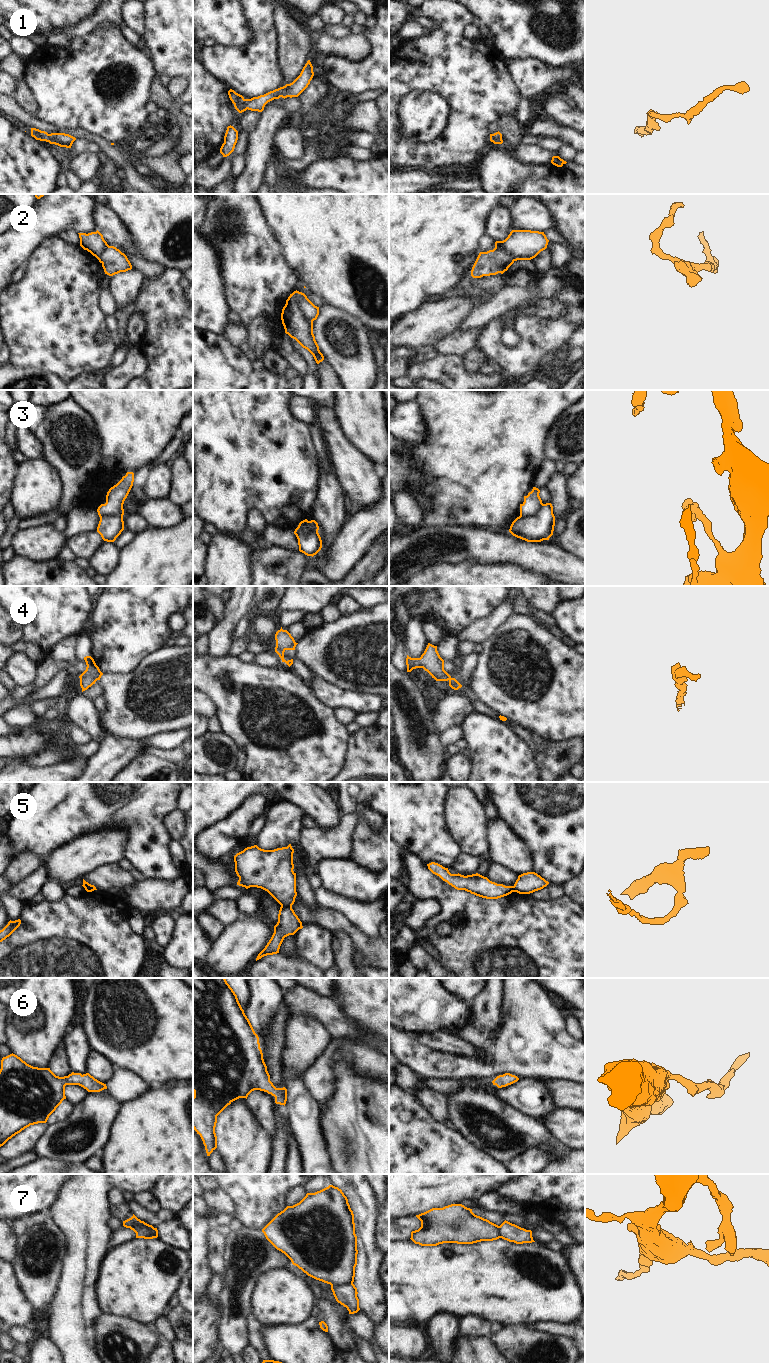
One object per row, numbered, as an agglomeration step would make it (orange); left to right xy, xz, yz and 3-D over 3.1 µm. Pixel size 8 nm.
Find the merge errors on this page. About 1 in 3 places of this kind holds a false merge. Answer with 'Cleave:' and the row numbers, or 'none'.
Cleave: 2, 3, 5, 7

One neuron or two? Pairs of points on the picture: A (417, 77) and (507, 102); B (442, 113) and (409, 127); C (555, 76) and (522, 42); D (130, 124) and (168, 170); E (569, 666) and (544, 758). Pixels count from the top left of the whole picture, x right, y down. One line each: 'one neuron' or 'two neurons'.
A: one neuron
B: one neuron
C: two neurons
D: two neurons
E: two neurons

